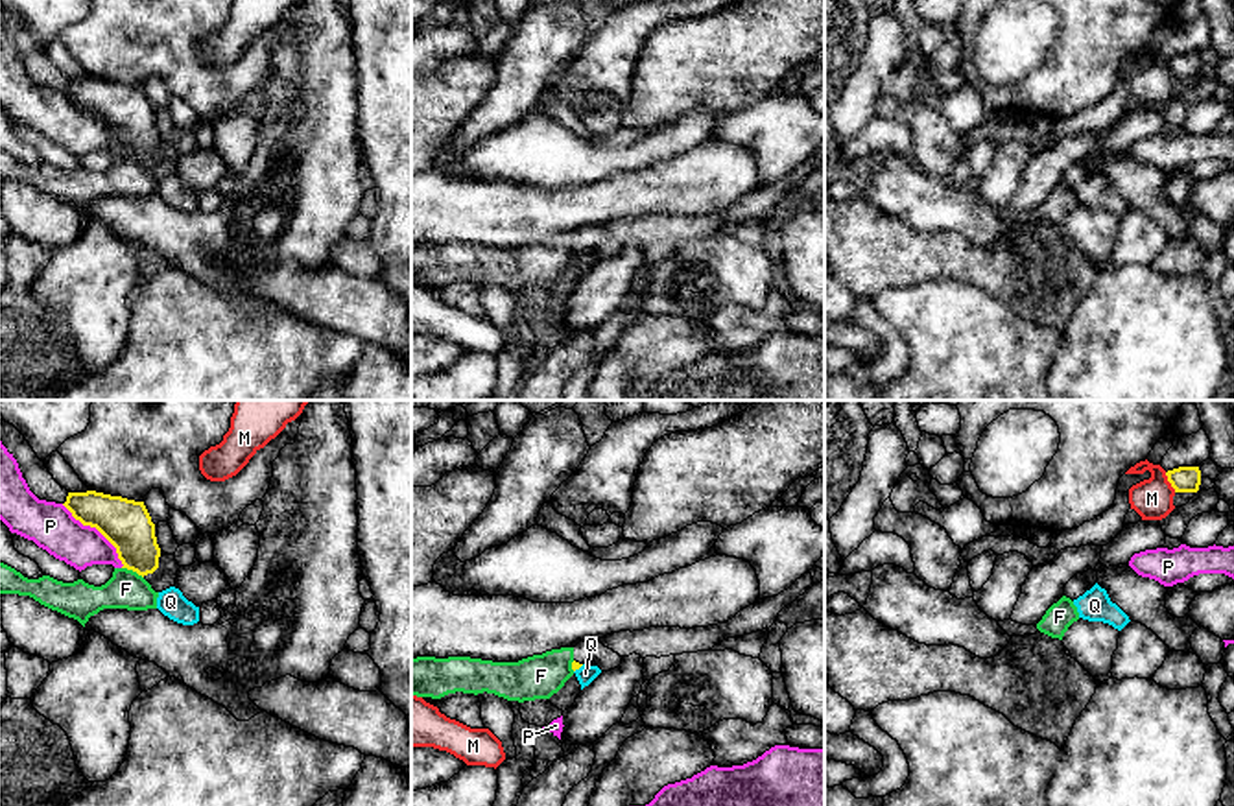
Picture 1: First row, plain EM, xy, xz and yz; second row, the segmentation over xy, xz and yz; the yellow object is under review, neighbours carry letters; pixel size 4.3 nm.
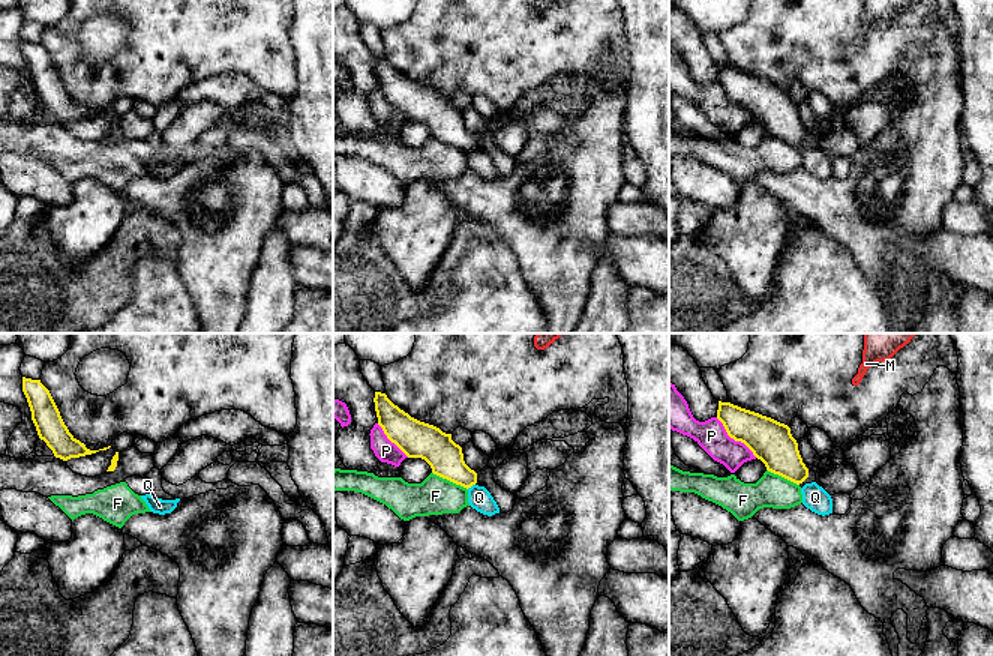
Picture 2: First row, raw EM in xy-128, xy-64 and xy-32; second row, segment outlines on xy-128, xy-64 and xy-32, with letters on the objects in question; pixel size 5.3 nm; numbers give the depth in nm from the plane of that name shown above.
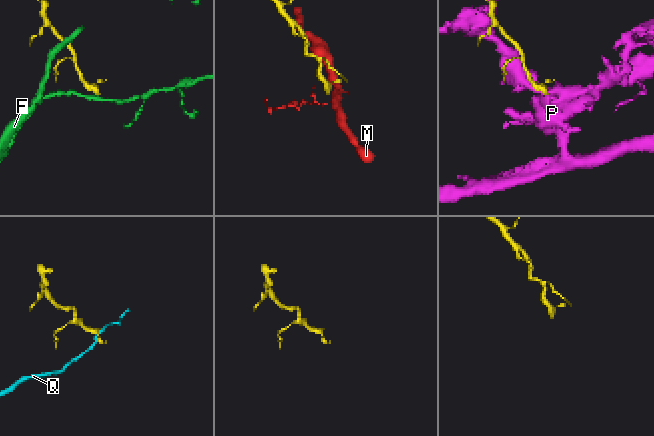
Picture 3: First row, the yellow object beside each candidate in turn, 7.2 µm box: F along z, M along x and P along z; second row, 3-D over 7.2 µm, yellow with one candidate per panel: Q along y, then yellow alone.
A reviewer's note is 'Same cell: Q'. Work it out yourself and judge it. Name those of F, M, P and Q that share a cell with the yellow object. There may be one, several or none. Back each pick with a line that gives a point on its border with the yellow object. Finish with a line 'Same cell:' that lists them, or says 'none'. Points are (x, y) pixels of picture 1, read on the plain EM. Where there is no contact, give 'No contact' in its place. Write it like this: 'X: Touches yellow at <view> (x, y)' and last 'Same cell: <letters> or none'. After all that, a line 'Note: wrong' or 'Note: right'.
Same cell: none
Note: wrong

